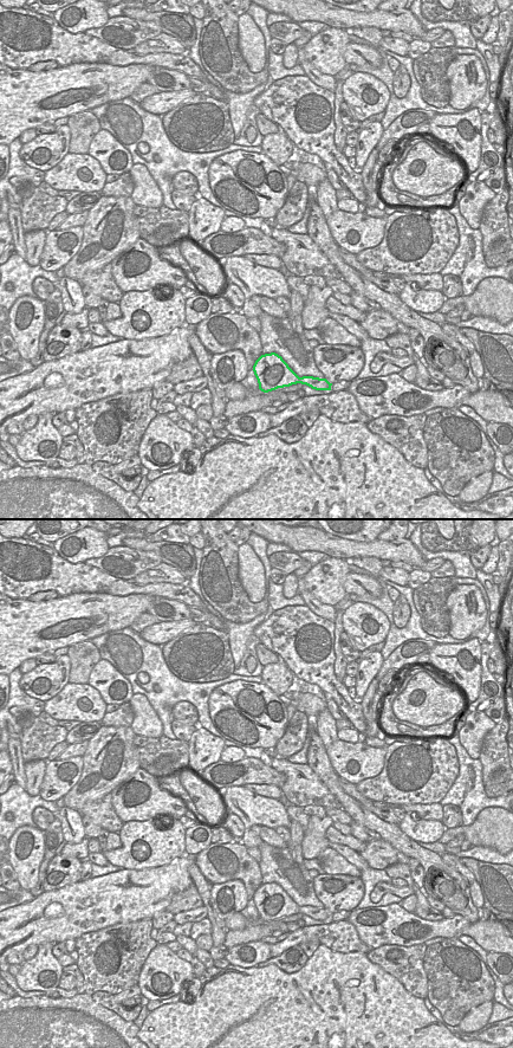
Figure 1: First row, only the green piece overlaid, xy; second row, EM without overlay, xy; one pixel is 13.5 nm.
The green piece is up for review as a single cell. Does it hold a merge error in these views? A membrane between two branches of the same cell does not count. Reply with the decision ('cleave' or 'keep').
keep

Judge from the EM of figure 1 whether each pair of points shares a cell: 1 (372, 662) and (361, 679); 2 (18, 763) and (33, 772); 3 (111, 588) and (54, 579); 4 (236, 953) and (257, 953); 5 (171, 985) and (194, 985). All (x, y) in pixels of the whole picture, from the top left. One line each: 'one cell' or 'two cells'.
1: one cell
2: two cells
3: one cell
4: one cell
5: two cells

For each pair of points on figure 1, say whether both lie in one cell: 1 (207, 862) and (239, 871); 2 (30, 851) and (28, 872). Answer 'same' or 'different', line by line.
1: same
2: same

